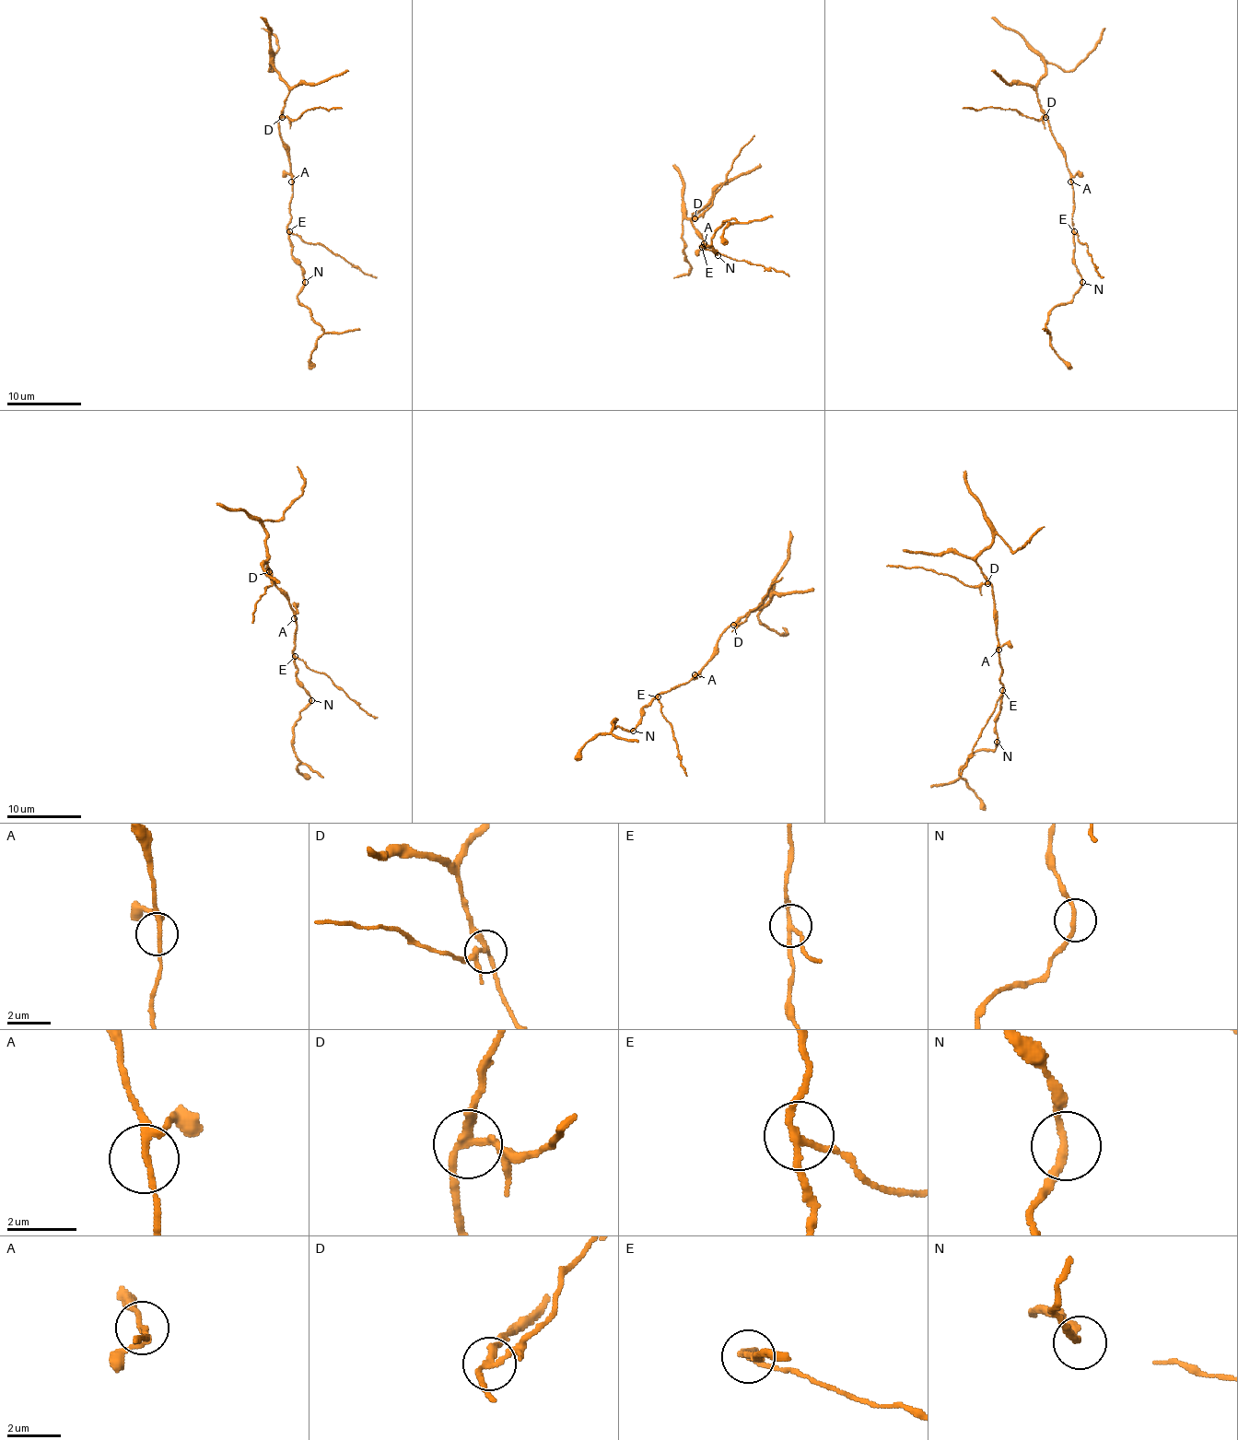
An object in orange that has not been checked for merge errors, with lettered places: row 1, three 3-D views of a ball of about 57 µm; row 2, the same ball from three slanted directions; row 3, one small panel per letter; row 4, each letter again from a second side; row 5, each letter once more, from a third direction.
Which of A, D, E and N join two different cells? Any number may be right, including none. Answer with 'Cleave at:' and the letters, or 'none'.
Cleave at: D, E

